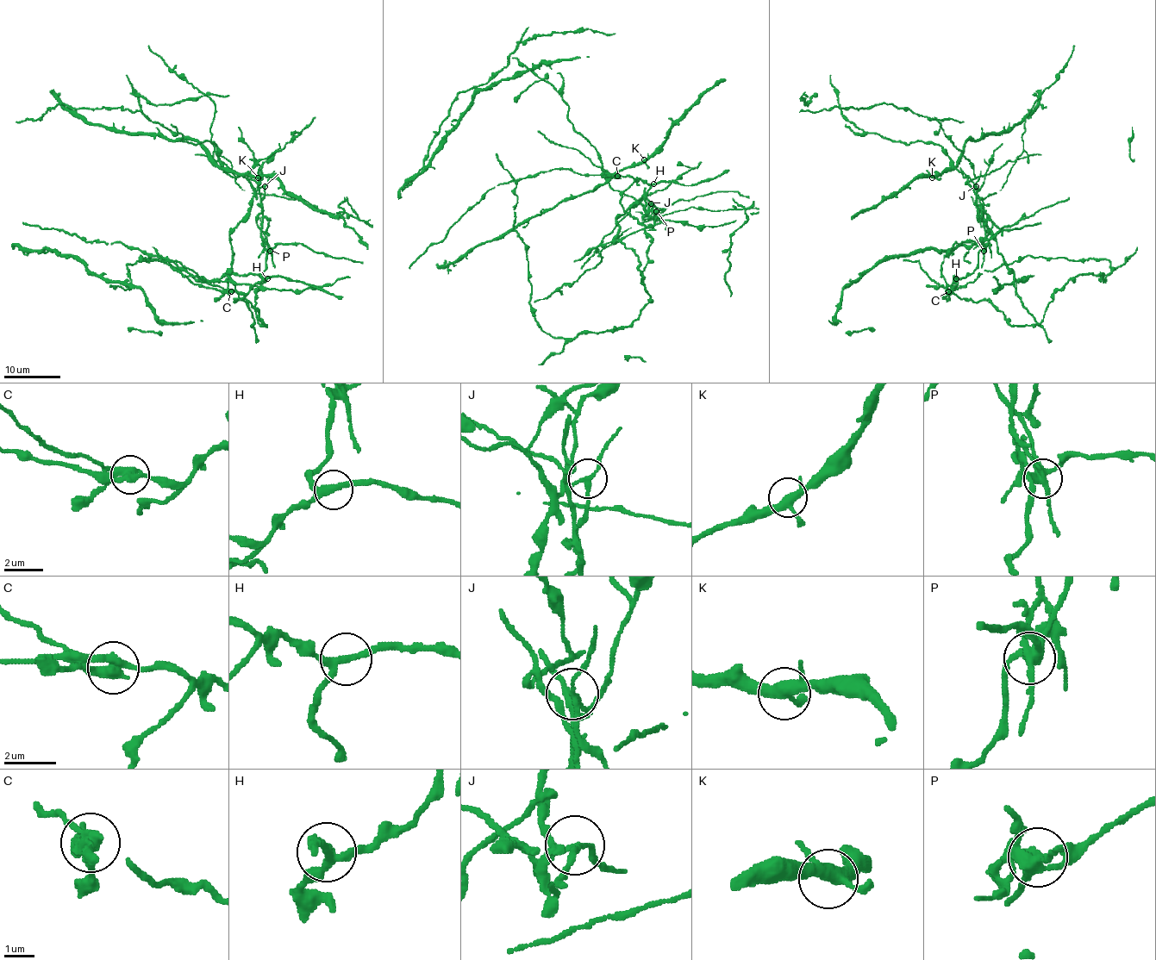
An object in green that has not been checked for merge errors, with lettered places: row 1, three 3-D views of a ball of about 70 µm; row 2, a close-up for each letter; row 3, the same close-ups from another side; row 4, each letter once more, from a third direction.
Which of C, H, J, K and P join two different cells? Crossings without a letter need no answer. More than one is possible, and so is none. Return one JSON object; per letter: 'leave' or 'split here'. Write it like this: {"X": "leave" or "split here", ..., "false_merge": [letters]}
{"C": "split here", "H": "leave", "J": "split here", "K": "leave", "P": "split here", "false_merge": ["C", "J", "P"]}

